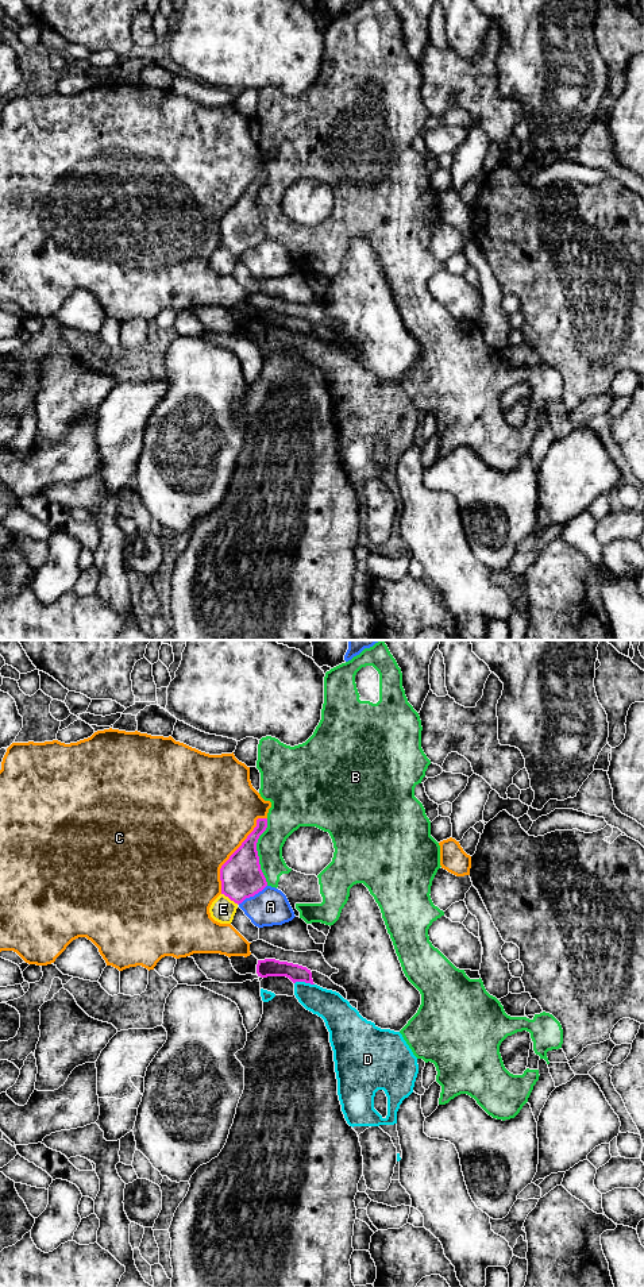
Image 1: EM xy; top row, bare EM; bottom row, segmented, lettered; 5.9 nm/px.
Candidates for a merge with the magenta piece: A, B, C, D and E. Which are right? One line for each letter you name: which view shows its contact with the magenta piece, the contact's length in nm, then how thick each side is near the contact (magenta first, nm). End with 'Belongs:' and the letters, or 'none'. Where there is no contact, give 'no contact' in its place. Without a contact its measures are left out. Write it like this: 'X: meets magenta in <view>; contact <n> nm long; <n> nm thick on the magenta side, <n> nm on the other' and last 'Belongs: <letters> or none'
Belongs: none

